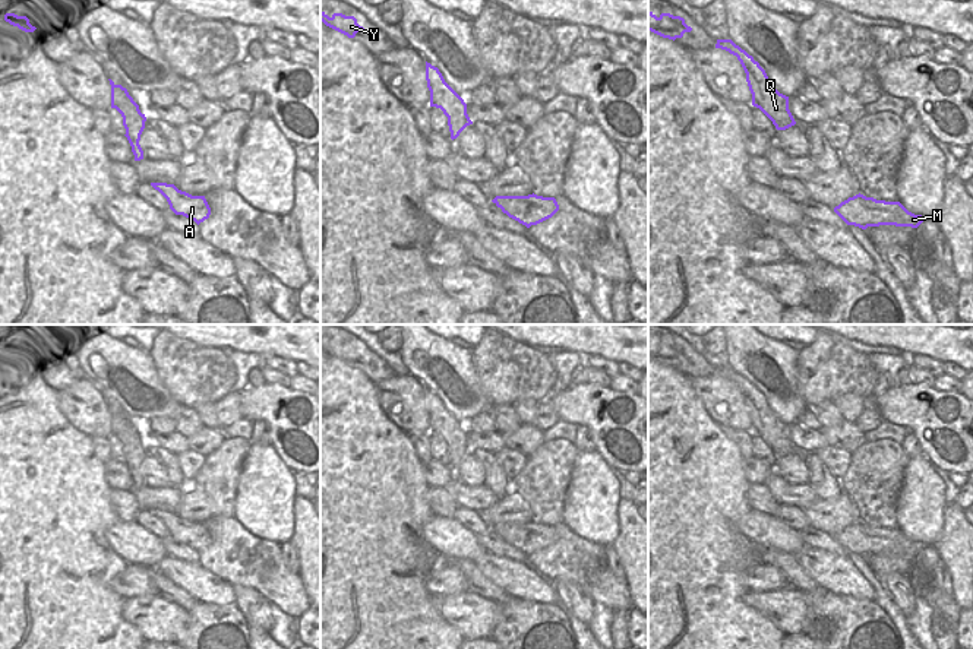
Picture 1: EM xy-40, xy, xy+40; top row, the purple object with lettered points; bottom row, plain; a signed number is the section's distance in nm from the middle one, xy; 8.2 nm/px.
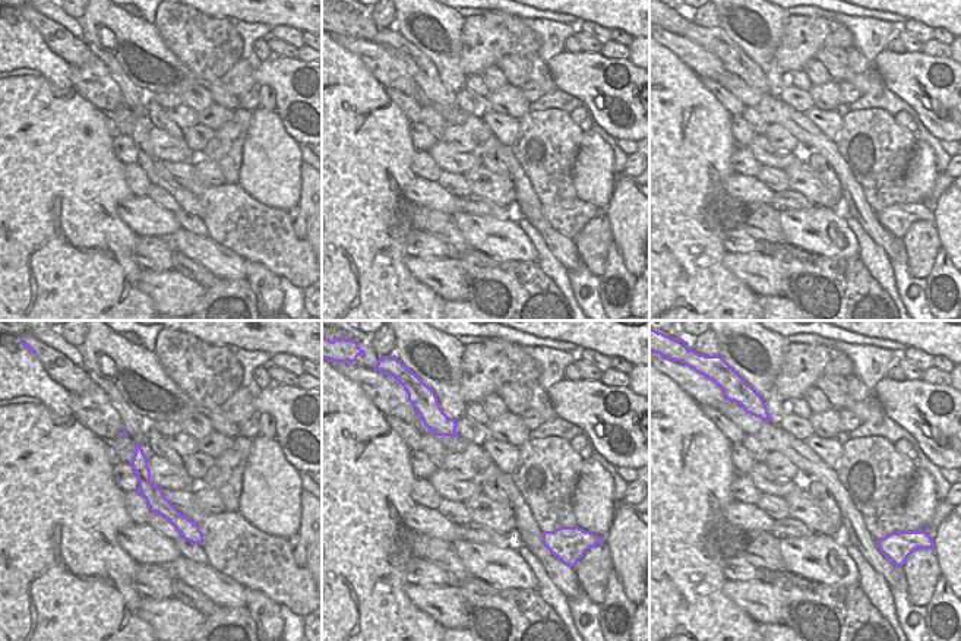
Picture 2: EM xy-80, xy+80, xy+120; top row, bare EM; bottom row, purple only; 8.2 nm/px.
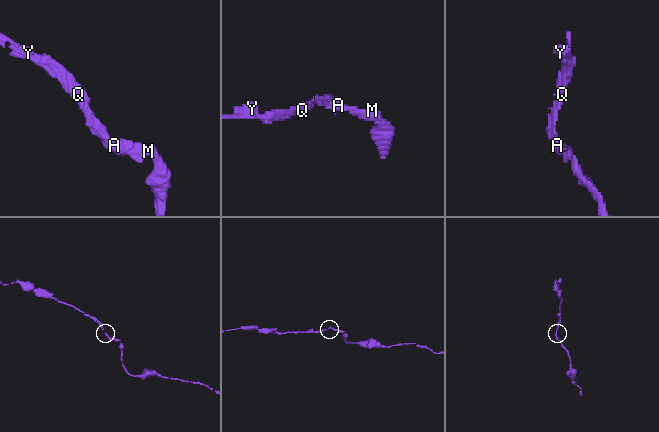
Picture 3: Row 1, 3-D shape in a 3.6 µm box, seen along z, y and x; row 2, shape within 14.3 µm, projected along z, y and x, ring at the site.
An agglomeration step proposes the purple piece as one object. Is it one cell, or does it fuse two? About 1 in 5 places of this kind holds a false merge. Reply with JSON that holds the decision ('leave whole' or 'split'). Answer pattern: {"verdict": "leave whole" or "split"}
{"verdict": "leave whole"}

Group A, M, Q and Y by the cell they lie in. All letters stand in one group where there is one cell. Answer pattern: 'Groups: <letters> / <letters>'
Groups: A M Q Y

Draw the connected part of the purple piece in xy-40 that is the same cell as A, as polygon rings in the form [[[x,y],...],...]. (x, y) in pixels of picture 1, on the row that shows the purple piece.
[[[151,183],[151,186],[167,199],[170,209],[176,215],[183,215],[198,225],[209,218],[211,208],[205,196],[192,196],[167,183]]]

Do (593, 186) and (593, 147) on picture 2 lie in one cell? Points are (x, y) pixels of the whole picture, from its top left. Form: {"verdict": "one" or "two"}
{"verdict": "one"}

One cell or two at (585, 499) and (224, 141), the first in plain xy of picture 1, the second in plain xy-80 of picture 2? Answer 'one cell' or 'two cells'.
two cells

